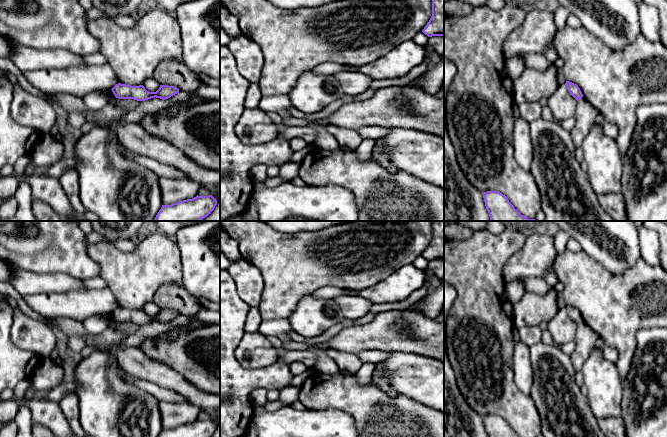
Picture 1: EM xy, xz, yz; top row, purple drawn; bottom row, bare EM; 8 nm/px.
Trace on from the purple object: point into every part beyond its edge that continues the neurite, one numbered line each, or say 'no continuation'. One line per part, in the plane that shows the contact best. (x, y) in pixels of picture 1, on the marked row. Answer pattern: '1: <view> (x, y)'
no continuation

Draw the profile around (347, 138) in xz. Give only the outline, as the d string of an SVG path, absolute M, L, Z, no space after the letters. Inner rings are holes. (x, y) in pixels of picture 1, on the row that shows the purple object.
M328 125L328 132L335 137L342 148L356 149L362 142L357 130Z

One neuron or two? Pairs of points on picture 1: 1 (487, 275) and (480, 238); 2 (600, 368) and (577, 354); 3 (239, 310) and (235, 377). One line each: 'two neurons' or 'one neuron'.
1: one neuron
2: two neurons
3: one neuron

